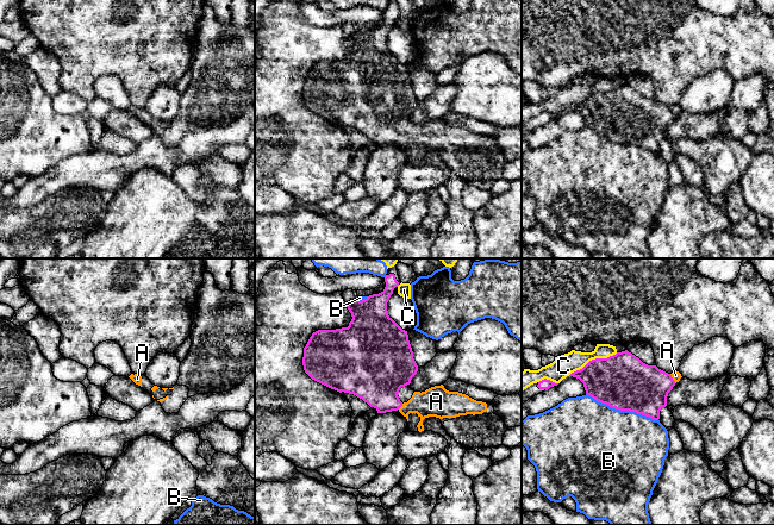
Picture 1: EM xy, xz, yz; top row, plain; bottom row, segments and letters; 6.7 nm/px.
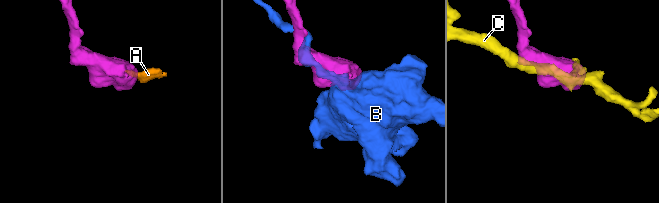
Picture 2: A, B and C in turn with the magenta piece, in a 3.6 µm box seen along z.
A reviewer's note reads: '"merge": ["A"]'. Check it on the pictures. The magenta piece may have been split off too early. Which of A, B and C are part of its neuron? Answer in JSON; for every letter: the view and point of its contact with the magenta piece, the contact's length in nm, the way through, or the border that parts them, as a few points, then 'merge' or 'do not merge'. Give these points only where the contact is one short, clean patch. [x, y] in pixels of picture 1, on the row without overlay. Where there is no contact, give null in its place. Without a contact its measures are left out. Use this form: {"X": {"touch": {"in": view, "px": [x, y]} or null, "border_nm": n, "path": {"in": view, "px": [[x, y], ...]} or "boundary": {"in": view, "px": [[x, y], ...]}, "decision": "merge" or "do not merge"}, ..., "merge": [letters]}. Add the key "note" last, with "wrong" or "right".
{"A": {"touch": {"in": "yz", "px": [672, 112]}, "border_nm": 80, "path": {"in": "yz", "px": [[637, 120], [648, 120], [672, 112], [675, 108]]}, "decision": "merge"}, "B": {"touch": {"in": "yz", "px": [622, 143]}, "border_nm": 500, "decision": "do not merge"}, "C": {"touch": {"in": "yz", "px": [592, 93]}, "border_nm": 360, "decision": "do not merge"}, "merge": ["A"], "note": "right"}

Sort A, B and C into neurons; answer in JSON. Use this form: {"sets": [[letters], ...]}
{"sets": [["A"], ["B"], ["C"]]}

